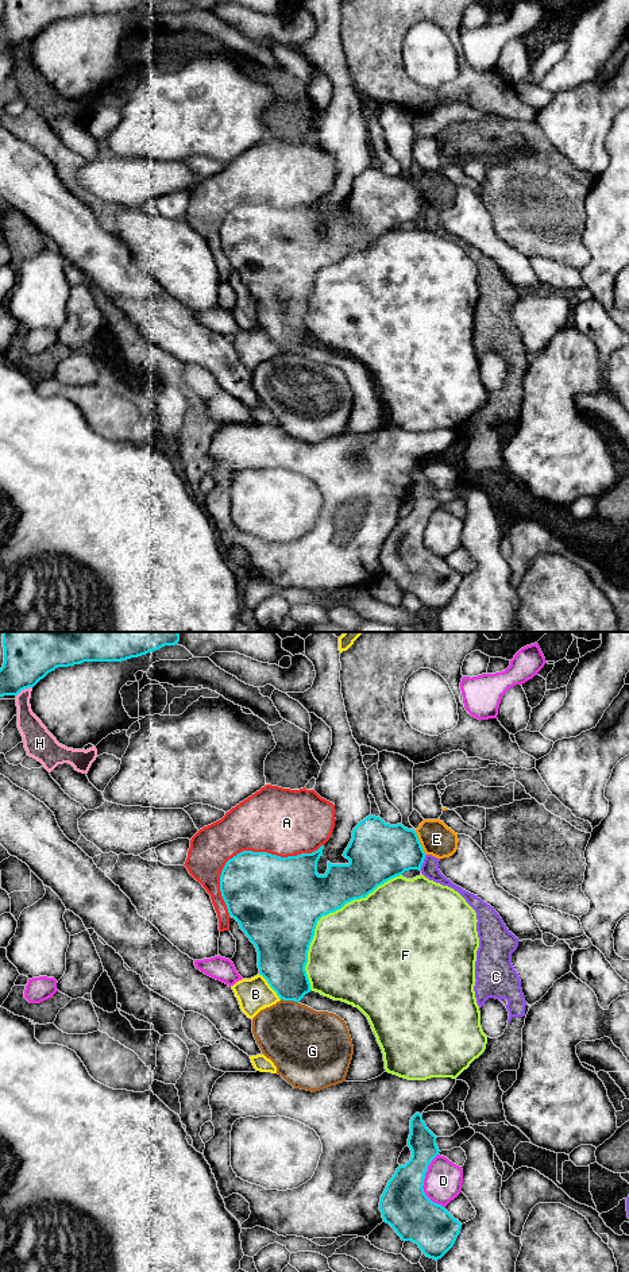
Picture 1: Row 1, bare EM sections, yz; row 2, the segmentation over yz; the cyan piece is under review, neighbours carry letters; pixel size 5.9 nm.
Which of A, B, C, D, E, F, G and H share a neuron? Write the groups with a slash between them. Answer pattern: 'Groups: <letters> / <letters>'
Groups: A / B / C / D / E / F / G / H

